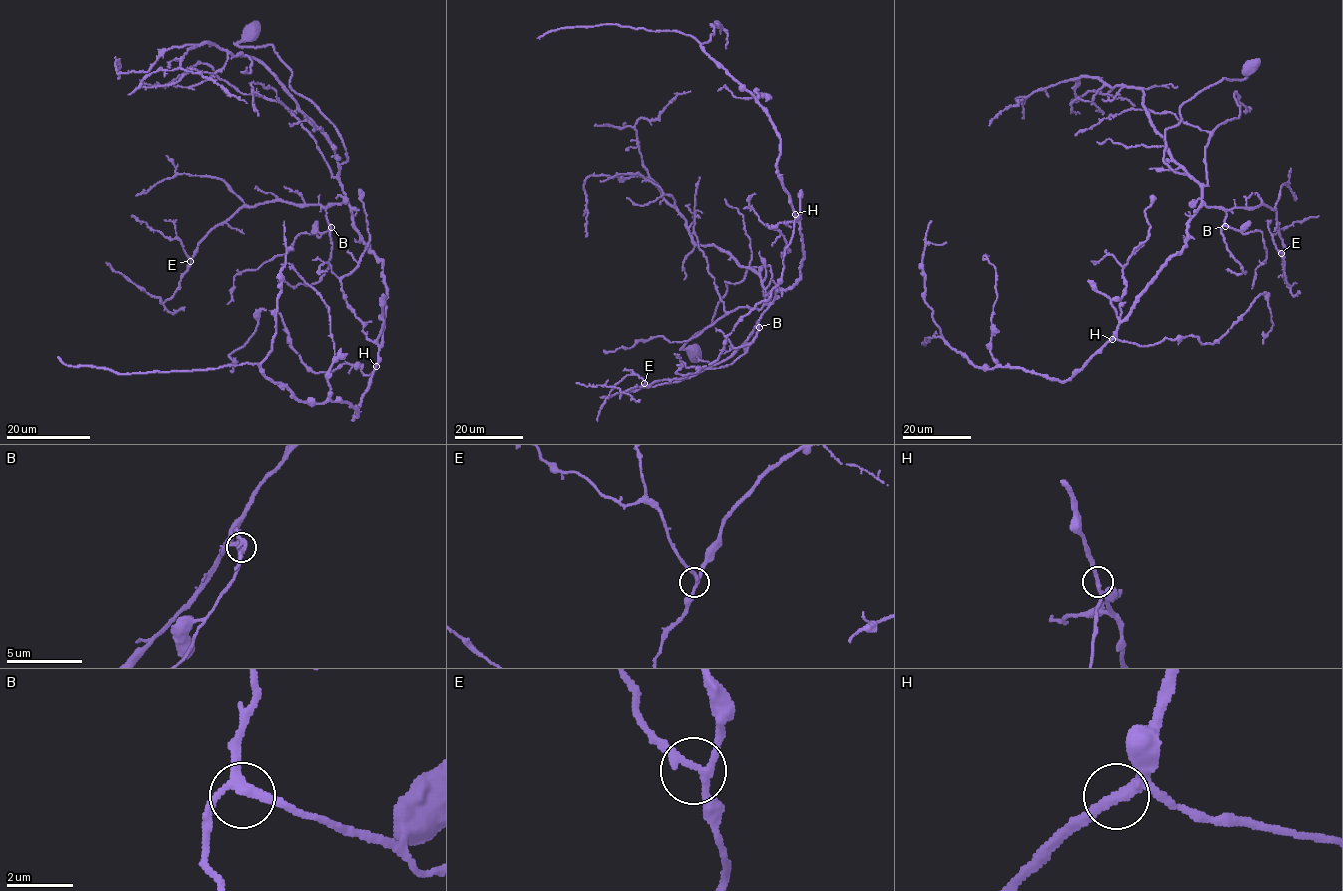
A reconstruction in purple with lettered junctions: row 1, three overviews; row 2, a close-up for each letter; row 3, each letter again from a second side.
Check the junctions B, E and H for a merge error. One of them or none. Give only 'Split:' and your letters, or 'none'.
Split: none

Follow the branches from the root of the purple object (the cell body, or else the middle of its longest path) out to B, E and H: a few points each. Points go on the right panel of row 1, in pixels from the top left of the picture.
B: (1251, 65), (1243, 79), (1198, 91), (1165, 130), (1163, 161), (1199, 185), (1207, 206), (1226, 212), (1225, 226)
E: (1251, 65), (1181, 106), (1163, 161), (1207, 206), (1274, 209), (1281, 253)
H: (1251, 65), (1243, 79), (1198, 91), (1165, 130), (1163, 161), (1199, 185), (1201, 205), (1186, 245), (1112, 338)

